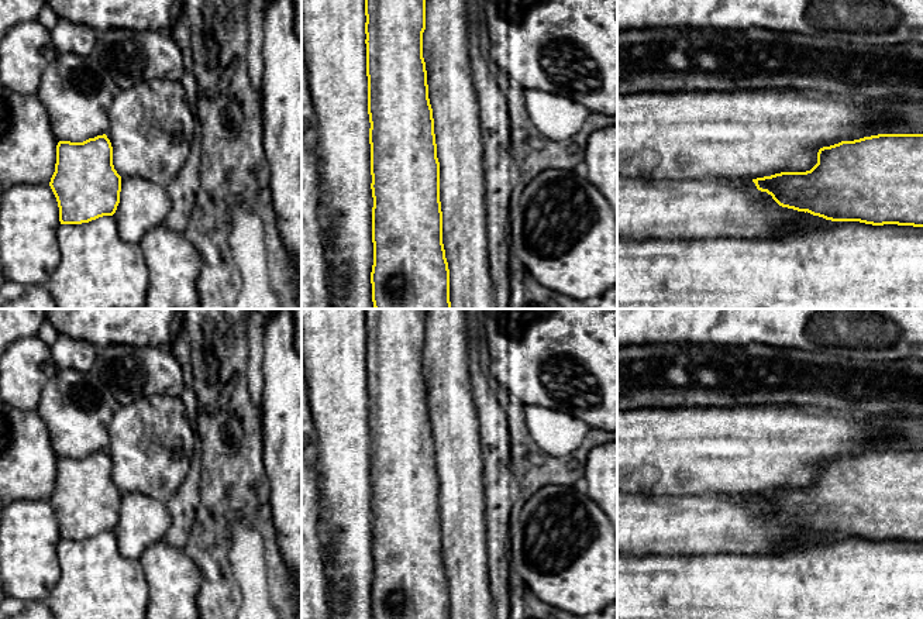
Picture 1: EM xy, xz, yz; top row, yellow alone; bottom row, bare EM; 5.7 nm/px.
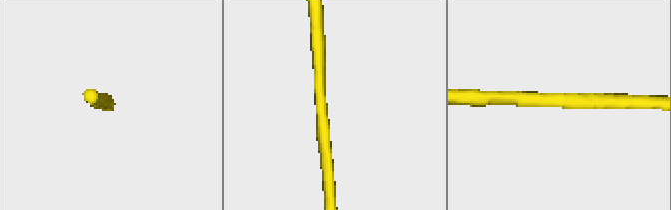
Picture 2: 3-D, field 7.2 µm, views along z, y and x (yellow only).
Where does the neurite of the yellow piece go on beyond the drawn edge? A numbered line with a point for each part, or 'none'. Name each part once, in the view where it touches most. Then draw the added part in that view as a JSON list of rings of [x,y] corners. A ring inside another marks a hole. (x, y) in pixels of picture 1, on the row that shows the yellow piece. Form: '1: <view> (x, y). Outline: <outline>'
none

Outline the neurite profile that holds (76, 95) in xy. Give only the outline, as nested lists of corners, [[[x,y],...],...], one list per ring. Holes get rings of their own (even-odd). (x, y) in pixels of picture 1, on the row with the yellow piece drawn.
[[[56,55],[41,76],[37,96],[58,141],[83,142],[107,134],[116,89],[92,58]]]

